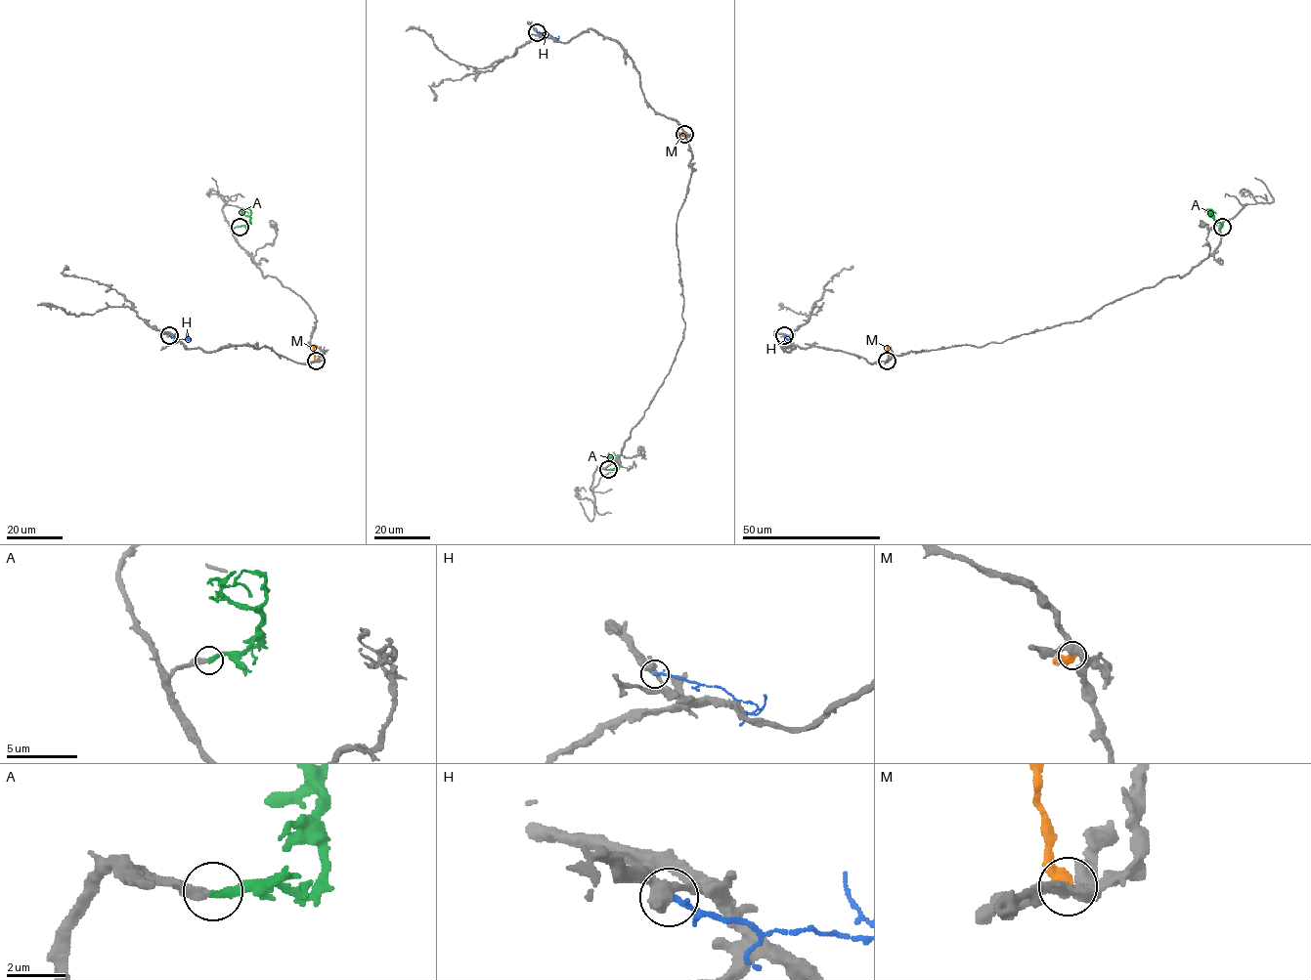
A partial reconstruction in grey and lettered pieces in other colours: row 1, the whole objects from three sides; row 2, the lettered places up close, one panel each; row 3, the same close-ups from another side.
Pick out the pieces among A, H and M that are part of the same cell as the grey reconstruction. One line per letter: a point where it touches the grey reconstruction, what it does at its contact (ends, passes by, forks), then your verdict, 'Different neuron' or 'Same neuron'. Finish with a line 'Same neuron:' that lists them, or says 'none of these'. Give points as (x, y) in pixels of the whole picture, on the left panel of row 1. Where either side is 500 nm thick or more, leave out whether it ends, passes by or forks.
A: Touches grey at (240, 227). It ends there. Same neuron
H: Touches grey at (169, 335). It ends there. Different neuron
M: Touches grey at (316, 361). It ends there. Different neuron
Same neuron: A

